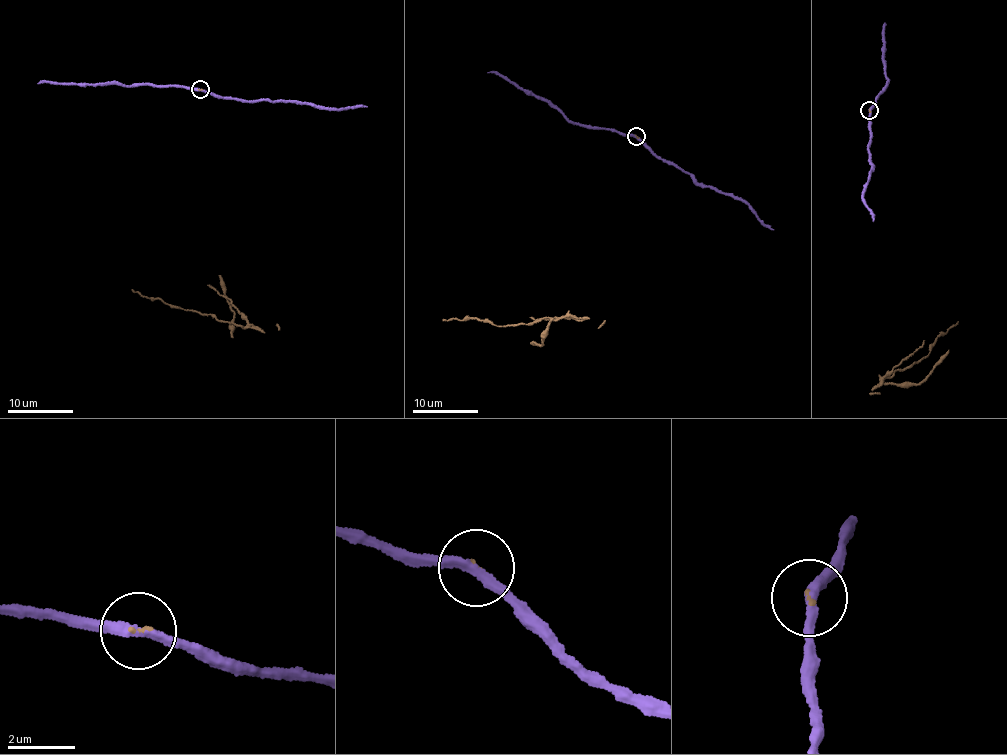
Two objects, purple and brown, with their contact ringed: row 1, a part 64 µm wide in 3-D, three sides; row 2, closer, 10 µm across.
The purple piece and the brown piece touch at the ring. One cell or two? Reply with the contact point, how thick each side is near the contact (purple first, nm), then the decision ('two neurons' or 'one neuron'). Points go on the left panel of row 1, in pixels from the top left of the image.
(200, 89) | 280/70 nm | two neurons

